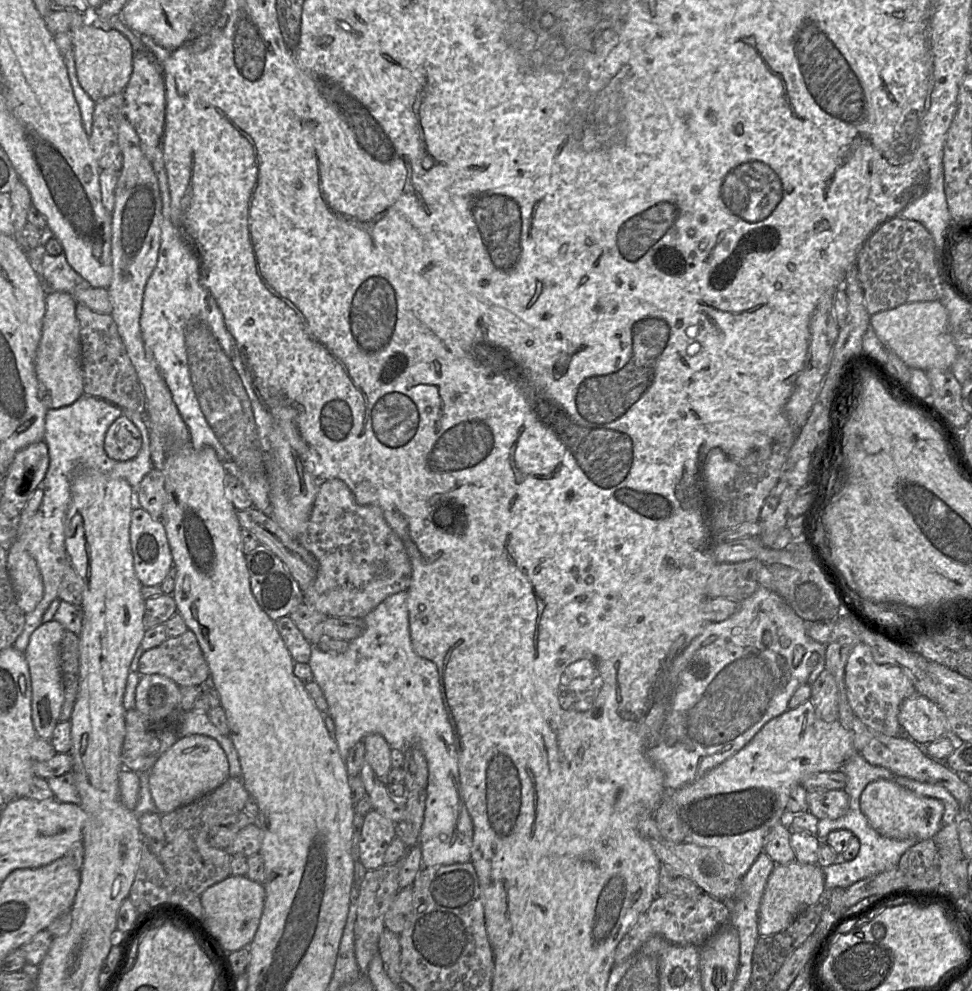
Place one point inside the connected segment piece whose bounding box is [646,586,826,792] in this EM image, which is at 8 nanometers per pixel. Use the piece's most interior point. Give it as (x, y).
(726, 684)

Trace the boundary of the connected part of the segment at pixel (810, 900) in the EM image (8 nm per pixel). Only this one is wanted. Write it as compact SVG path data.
M792 861L775 865L770 874L758 912L758 934L766 937L784 931L806 908L824 902L826 894L824 874L818 864L801 864Z

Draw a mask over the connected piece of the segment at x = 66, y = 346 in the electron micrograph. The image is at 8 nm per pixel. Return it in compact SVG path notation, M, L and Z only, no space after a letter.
M51 291L45 297L46 311L42 335L35 355L35 373L43 387L43 399L49 409L68 406L84 395L79 322L74 297Z

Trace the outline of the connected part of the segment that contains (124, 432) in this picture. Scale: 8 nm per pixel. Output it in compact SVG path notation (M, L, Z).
M122 414L108 428L104 450L111 459L127 461L138 454L141 443L141 433L131 420Z

